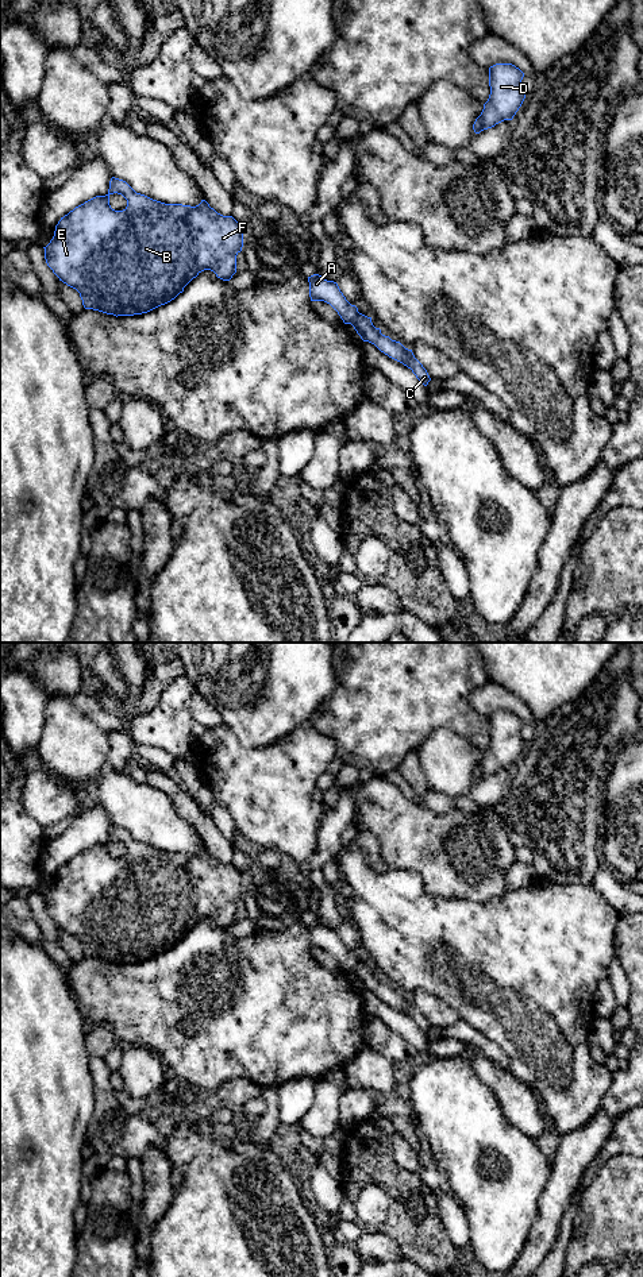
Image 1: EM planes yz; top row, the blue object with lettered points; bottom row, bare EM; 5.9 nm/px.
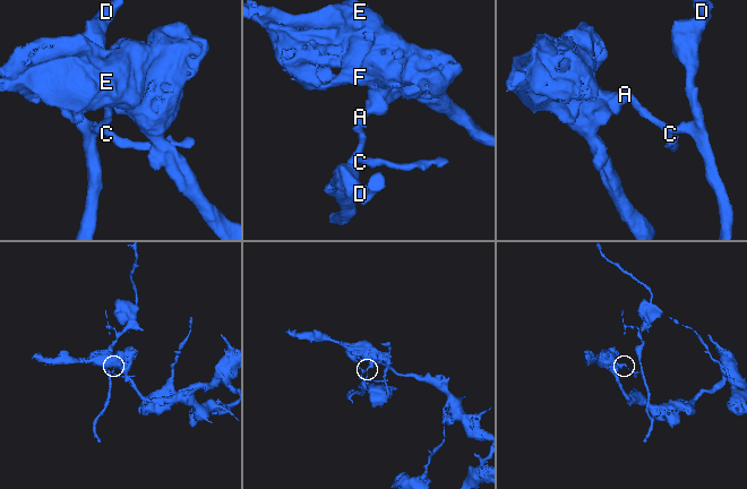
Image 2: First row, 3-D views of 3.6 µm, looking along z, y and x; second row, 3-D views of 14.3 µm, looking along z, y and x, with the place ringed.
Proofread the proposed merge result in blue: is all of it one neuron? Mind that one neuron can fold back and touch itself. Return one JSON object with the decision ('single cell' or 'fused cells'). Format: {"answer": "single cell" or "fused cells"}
{"answer": "fused cells"}

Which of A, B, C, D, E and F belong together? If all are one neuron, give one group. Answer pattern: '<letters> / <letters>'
A B E F / C D

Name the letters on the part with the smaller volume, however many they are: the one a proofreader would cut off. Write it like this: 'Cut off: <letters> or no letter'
Cut off: C, D

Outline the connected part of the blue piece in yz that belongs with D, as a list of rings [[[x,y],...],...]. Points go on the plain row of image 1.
[[[496,711],[489,715],[490,742],[473,778],[480,782],[504,768],[512,768],[525,742],[521,738],[524,721],[512,711]]]

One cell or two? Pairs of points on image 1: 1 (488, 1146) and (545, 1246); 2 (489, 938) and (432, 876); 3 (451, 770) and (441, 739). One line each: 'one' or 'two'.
1: two
2: two
3: one

